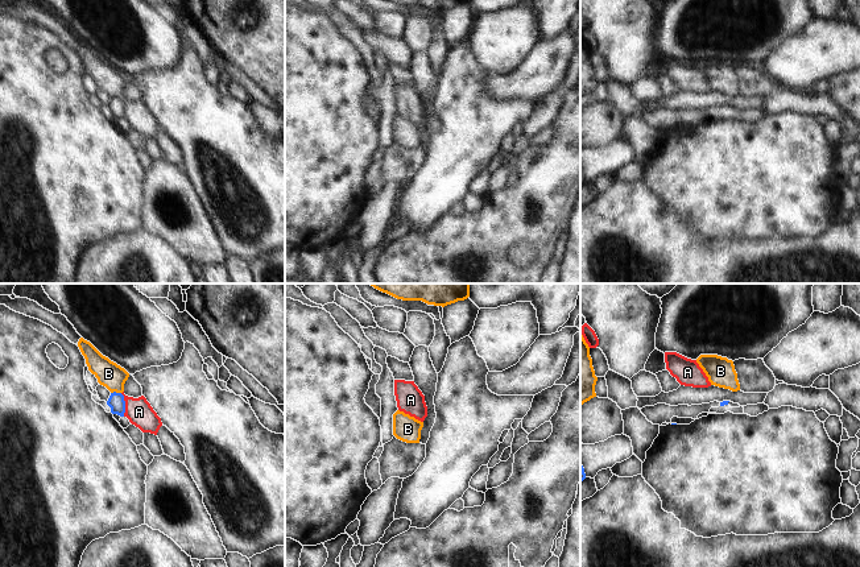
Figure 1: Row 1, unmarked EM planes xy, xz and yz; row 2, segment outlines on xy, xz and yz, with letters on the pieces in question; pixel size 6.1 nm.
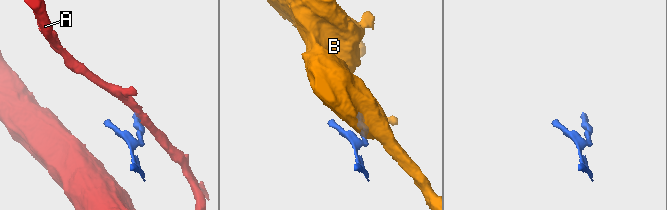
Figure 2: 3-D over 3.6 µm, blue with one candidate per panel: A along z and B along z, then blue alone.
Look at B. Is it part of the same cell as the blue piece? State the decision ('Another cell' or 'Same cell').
Another cell.

